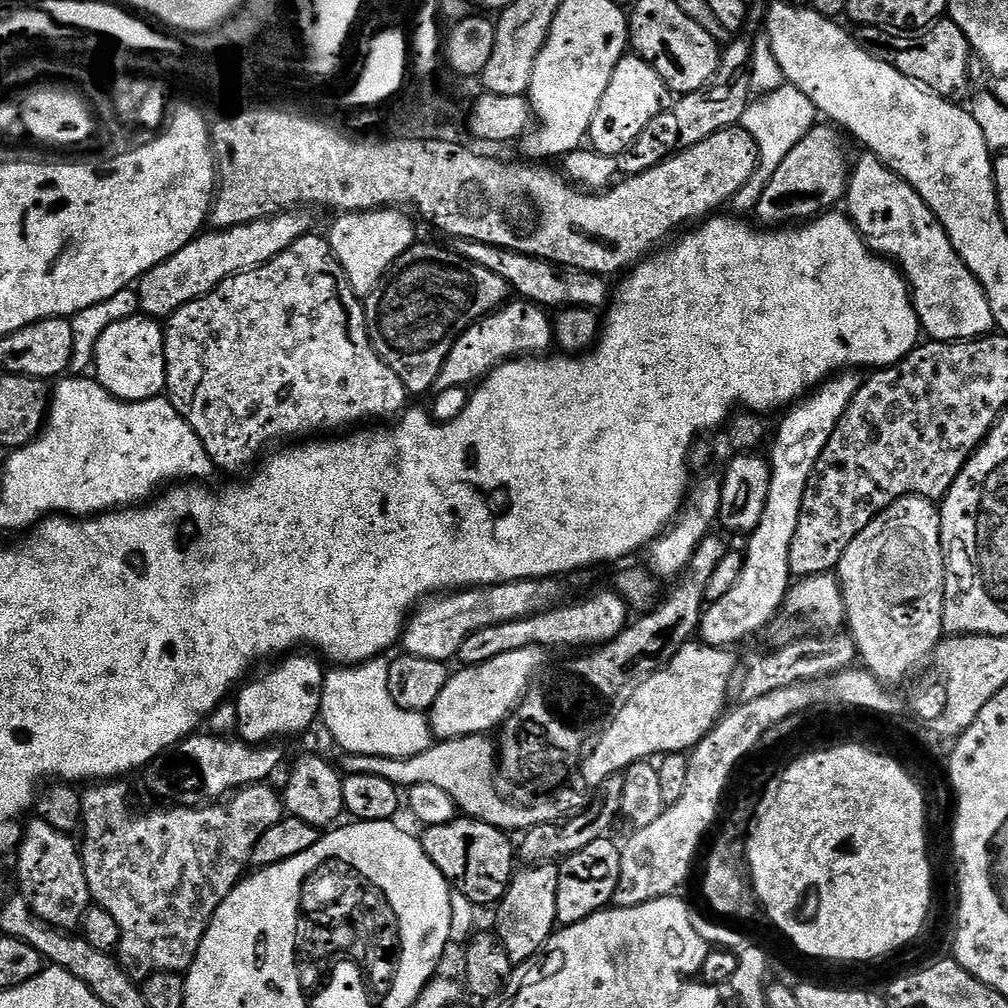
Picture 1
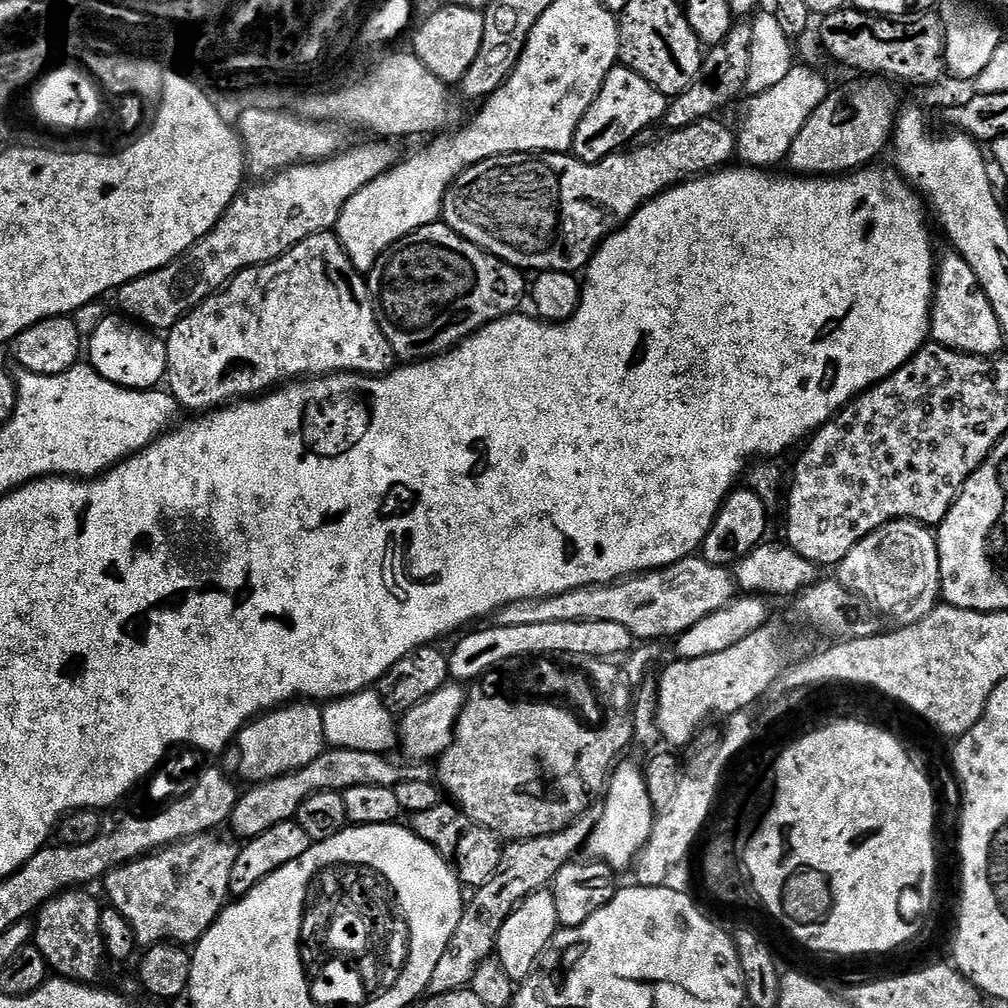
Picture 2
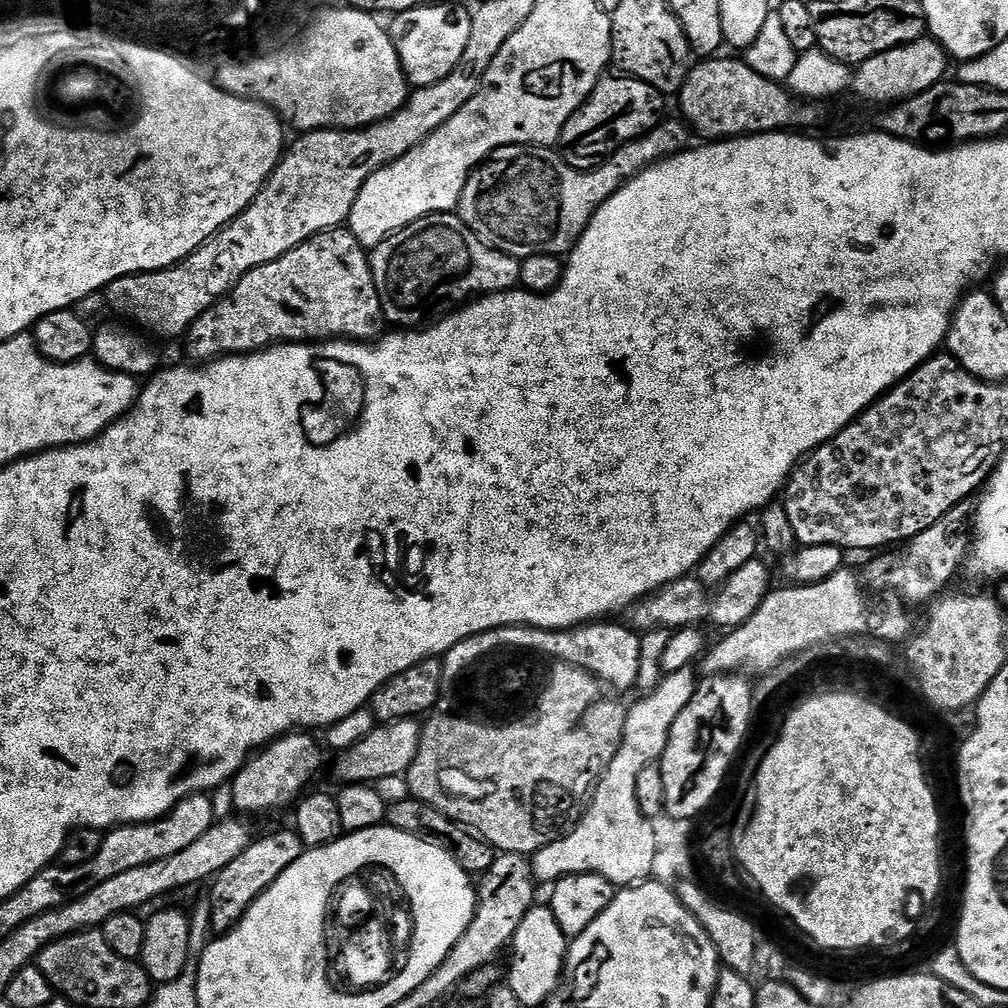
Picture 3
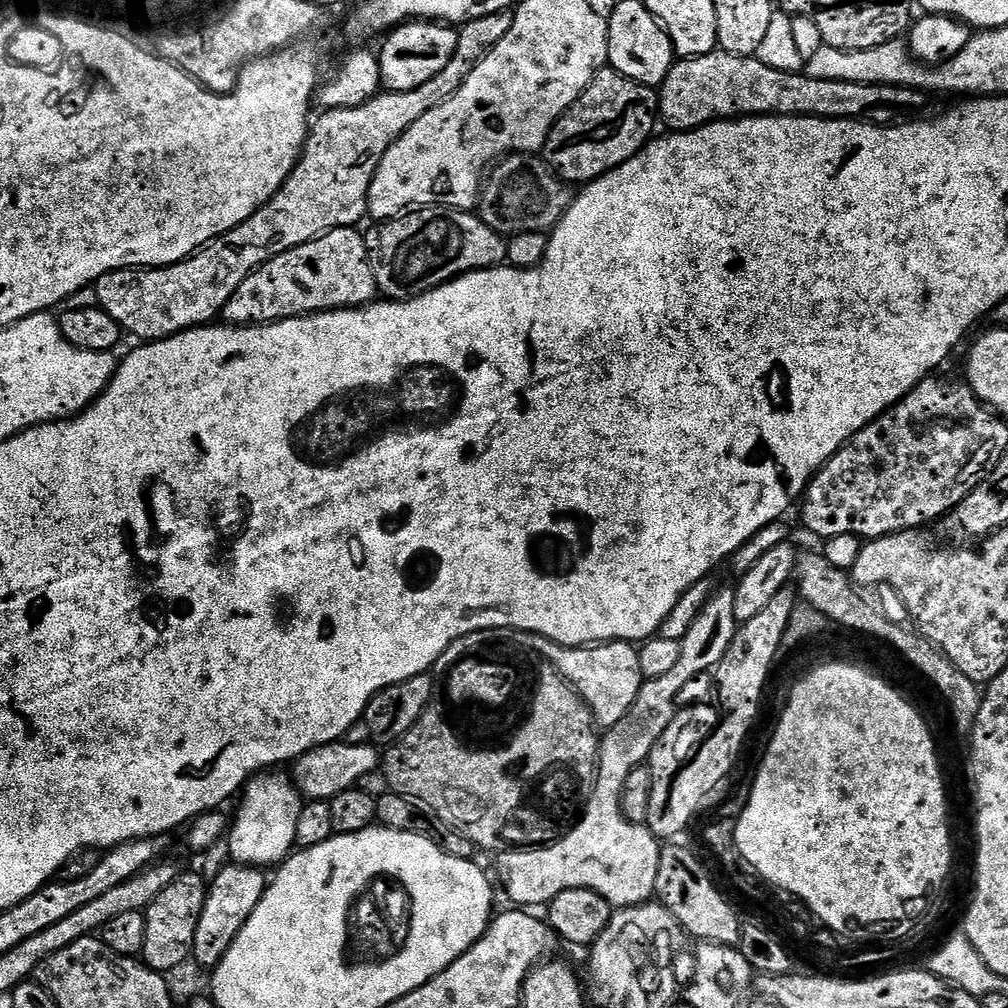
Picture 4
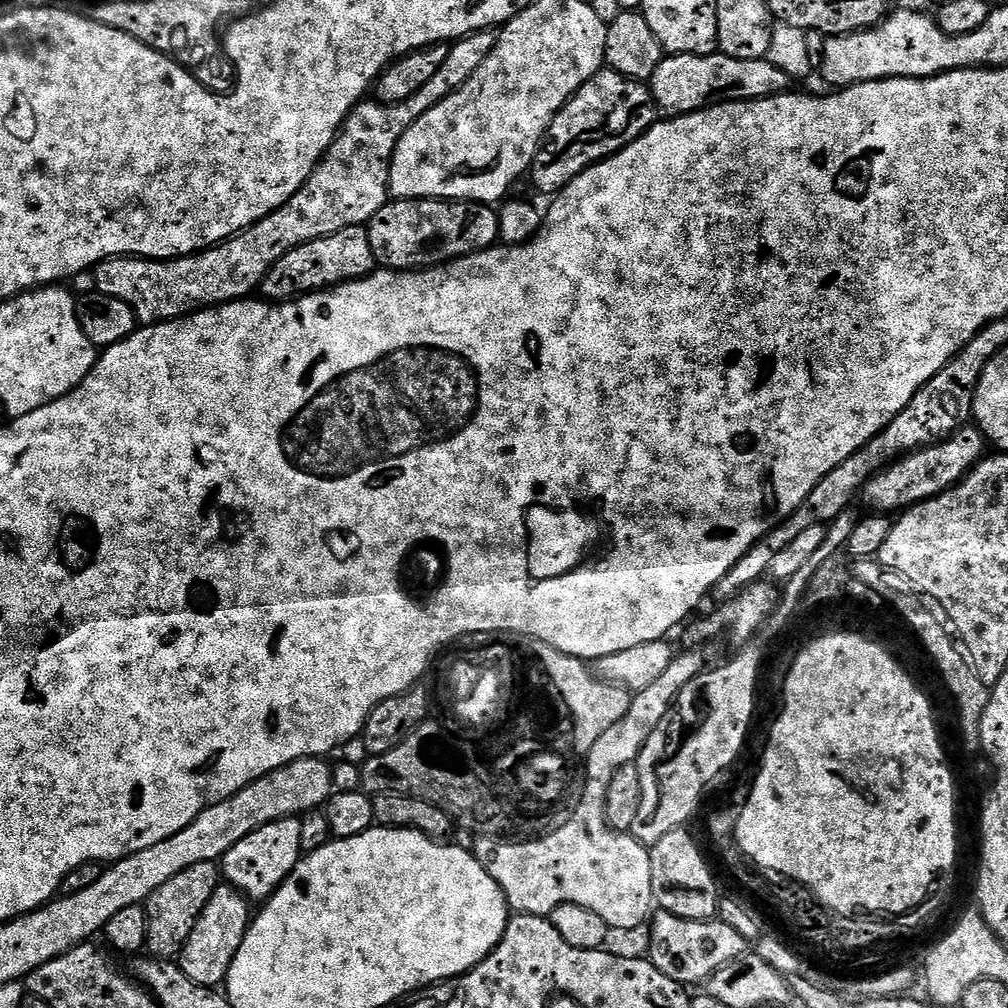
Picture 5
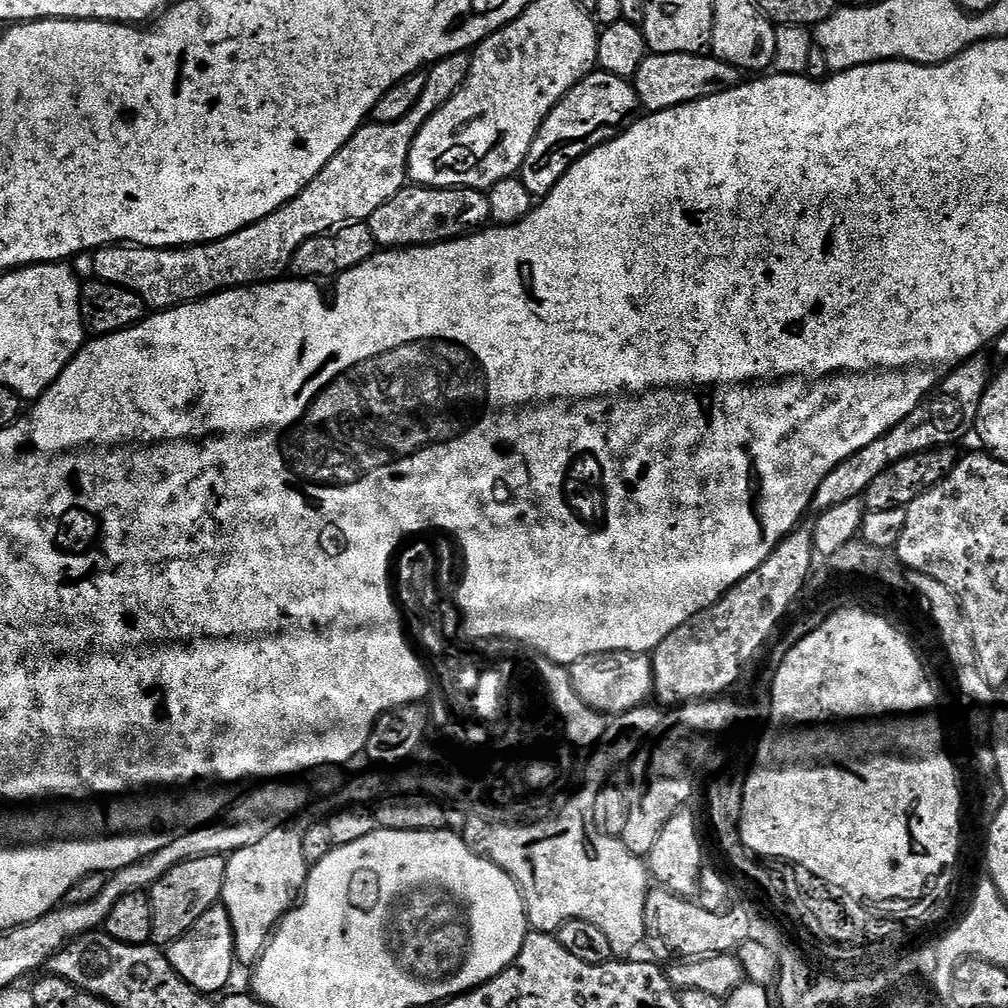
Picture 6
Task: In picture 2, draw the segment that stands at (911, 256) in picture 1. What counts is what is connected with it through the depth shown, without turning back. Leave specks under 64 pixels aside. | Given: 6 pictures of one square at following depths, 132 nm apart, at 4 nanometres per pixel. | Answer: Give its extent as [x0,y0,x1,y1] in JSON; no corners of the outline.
[930,250,1006,356]

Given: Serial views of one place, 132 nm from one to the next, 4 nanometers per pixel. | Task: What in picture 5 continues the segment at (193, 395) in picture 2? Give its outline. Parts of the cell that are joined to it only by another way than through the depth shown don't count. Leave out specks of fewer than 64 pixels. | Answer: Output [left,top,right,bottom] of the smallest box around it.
[259,224,376,302]

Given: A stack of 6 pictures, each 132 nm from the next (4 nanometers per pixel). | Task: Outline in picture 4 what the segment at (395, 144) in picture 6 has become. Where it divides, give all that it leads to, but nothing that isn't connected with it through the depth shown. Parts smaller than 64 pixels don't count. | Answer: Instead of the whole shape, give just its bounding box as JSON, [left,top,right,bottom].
[95,11,512,342]

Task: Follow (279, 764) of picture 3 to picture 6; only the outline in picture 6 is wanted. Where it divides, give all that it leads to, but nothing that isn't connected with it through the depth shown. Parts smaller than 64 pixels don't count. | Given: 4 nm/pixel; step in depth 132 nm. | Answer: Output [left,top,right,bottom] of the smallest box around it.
[222,827,310,966]

